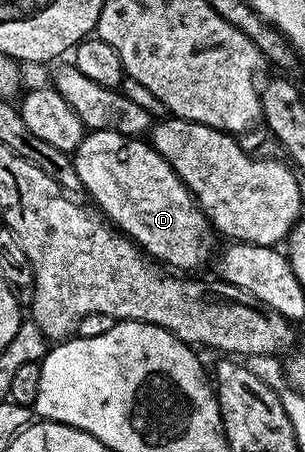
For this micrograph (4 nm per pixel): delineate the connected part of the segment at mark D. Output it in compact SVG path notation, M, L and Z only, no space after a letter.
M93 130L85 133L82 144L78 144L78 148L74 151L74 161L76 163L76 171L78 172L78 180L82 180L86 194L89 194L94 201L100 205L99 213L115 229L119 230L121 234L127 236L149 259L157 258L160 262L165 262L168 266L173 266L173 271L176 272L196 272L199 266L204 266L208 262L208 257L212 254L212 238L214 239L213 231L210 229L210 223L205 214L196 205L196 200L192 193L186 188L186 184L174 172L174 168L170 168L170 164L161 154L155 150L143 137L137 136L135 138L128 138L125 134L118 132L110 132L109 130Z

